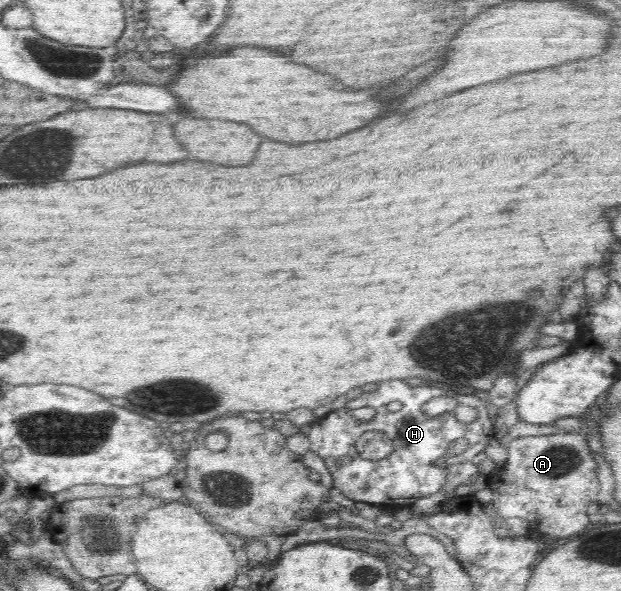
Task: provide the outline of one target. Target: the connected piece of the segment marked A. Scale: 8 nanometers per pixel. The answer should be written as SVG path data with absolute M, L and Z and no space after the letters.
M561 432L558 435L537 435L537 437L519 437L507 443L509 459L505 462L503 481L487 480L486 487L493 492L491 505L497 513L508 517L521 517L528 521L529 527L539 526L539 533L549 537L569 537L579 535L589 525L586 509L596 502L600 485L597 477L597 463L589 453L589 445L579 433Z

